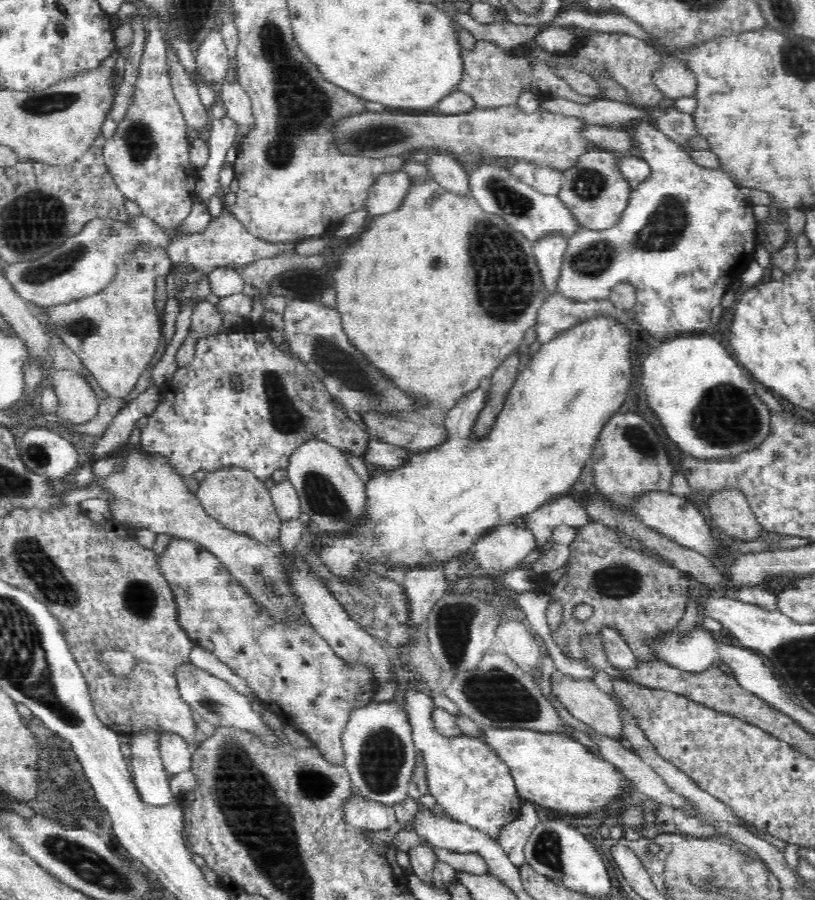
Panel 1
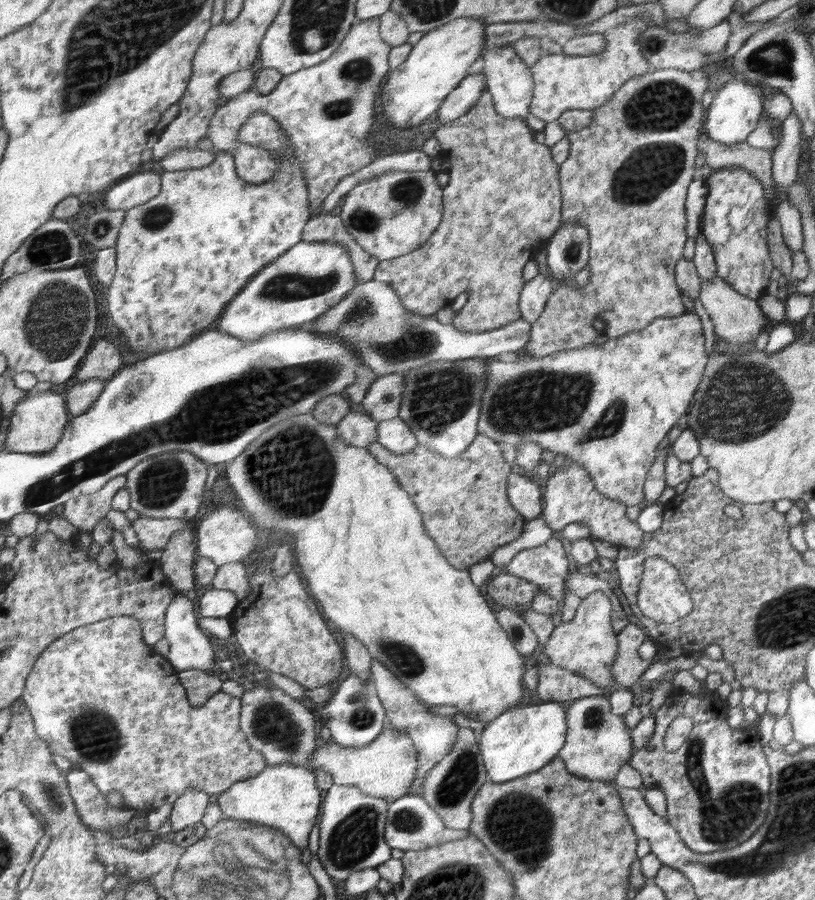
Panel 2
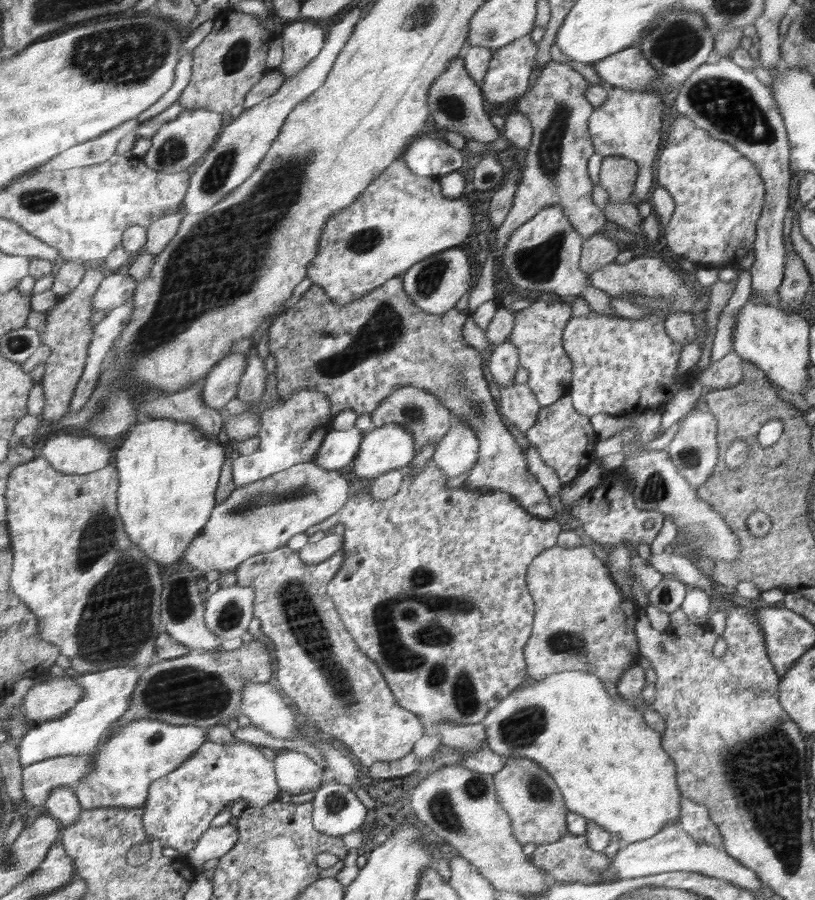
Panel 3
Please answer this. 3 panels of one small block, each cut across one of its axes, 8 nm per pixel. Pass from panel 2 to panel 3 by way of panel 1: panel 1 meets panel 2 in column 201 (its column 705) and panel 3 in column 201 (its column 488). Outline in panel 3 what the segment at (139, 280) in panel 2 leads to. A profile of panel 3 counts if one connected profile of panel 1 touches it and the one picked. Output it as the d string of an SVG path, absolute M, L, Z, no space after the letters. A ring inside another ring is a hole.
M353 8L338 22L331 26L328 33L327 44L306 68L302 69L292 78L287 78L276 94L244 110L236 119L231 119L220 140L213 146L212 152L193 174L191 188L184 202L188 214L202 214L219 205L229 194L238 190L258 168L260 161L271 148L272 141L279 136L288 114L296 109L302 102L307 101L323 86L328 73L334 68L339 53L345 48L347 42L354 34L355 26L360 20L360 10Z

